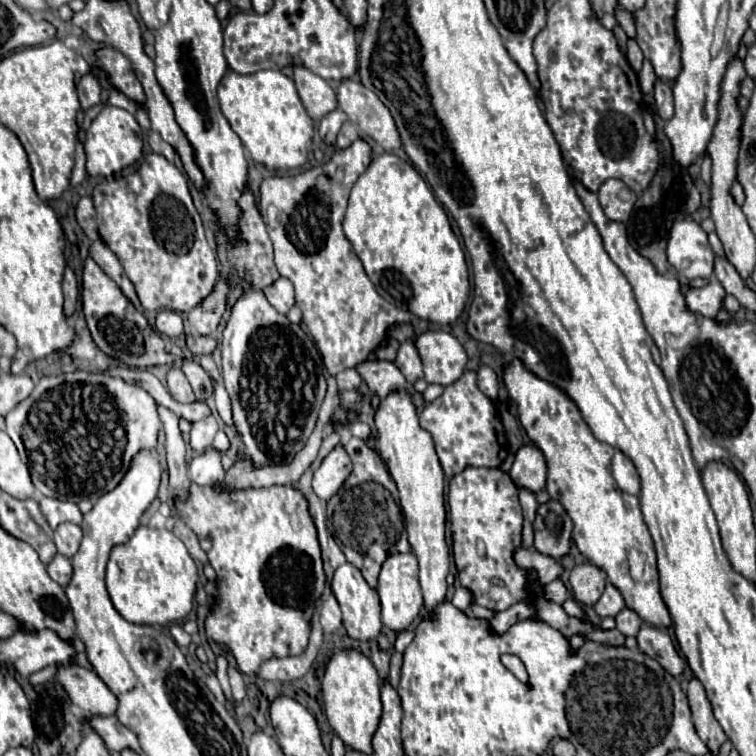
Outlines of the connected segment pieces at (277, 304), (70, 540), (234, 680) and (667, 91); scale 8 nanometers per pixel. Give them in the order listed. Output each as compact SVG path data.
M281 277L281 279L277 279L273 285L265 287L263 293L265 293L267 301L269 301L279 313L283 313L283 315L287 315L289 309L295 305L293 285L291 285L291 281L285 279L285 277Z
M61 523L55 529L55 545L57 551L65 557L73 557L79 551L79 543L81 543L81 527L73 525L73 523Z
M229 667L229 679L231 679L231 689L233 689L233 699L235 699L235 703L243 701L243 697L245 697L245 685L243 685L243 675L241 675L241 673L237 671L237 669Z
M663 79L655 81L655 103L657 103L659 117L665 121L671 119L671 115L673 115L673 89Z

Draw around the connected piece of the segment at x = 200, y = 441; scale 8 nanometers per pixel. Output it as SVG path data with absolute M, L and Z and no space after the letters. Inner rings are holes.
M213 415L201 419L201 421L195 421L193 423L193 429L191 429L191 449L195 453L203 453L207 451L211 445L213 445L213 437L217 433L217 421Z

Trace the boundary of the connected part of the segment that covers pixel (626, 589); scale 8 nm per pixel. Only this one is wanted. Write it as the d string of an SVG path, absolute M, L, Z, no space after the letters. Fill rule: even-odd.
M515 359L505 367L503 383L509 397L517 403L519 421L525 433L545 455L547 493L569 513L575 525L573 541L581 555L585 555L593 565L601 567L607 573L607 579L621 591L625 605L635 611L647 625L665 629L671 627L671 615L659 595L653 539L647 531L647 525L643 523L639 499L635 495L627 495L625 491L619 491L611 475L611 459L615 449L593 437L577 405L565 391L561 391L553 383L547 383L545 379L539 379L533 371L527 371L521 359ZM633 547L647 555L645 575L641 581L633 581L629 575L627 557Z

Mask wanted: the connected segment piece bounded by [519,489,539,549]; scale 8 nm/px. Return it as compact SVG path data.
M521 489L519 491L519 499L521 499L521 507L523 507L523 541L521 547L531 549L533 547L533 519L535 519L535 511L537 511L537 499L535 493Z

